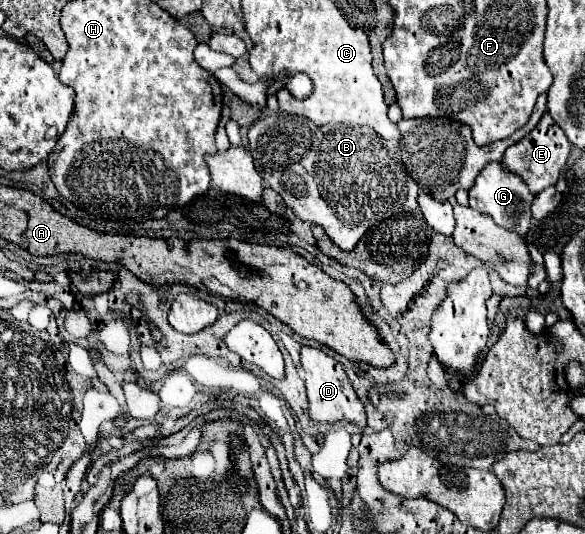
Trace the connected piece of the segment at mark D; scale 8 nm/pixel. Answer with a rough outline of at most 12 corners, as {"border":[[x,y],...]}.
{"border":[[318,348],[300,360],[314,424],[366,426],[344,366]]}

